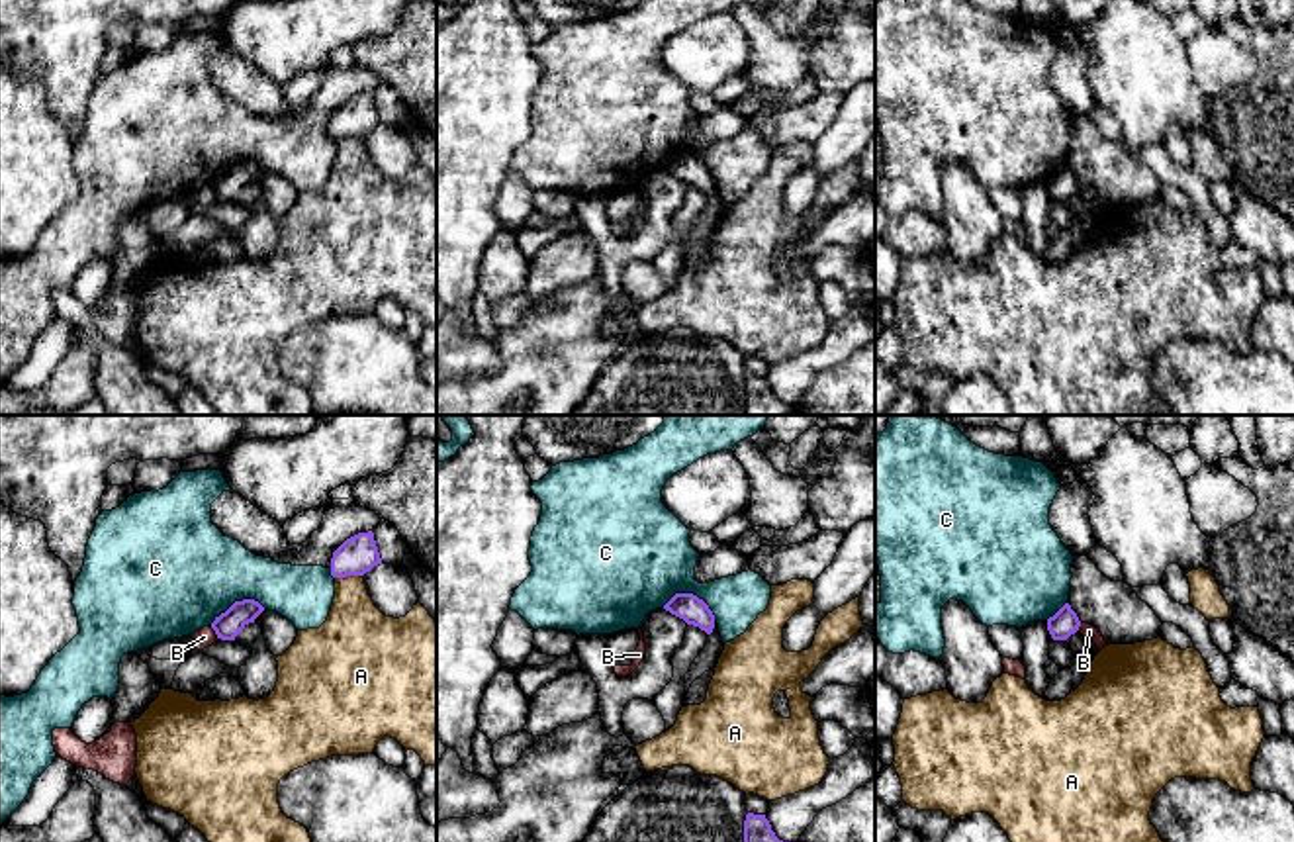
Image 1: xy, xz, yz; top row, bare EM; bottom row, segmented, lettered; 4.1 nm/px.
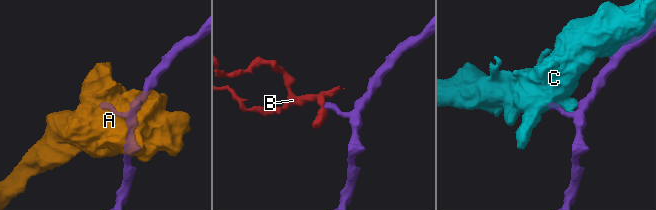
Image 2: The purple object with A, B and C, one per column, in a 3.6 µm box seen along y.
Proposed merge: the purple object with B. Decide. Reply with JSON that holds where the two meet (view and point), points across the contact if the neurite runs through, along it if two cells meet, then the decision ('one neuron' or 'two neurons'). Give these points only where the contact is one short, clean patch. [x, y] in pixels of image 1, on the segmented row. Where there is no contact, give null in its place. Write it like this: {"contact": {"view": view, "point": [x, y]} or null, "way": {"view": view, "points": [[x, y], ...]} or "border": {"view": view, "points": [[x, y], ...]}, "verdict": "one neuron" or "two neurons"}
{"contact": {"view": "xy", "point": [216, 633]}, "border": {"view": "xy", "points": [[210, 627], [218, 637]]}, "verdict": "two neurons"}

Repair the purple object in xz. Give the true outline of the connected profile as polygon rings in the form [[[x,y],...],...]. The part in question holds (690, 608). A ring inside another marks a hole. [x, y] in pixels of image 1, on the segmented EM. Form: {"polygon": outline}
{"polygon": [[[675,593],[666,605],[666,611],[683,619],[687,625],[699,627],[707,634],[715,629],[715,615],[709,605],[693,593]]]}

